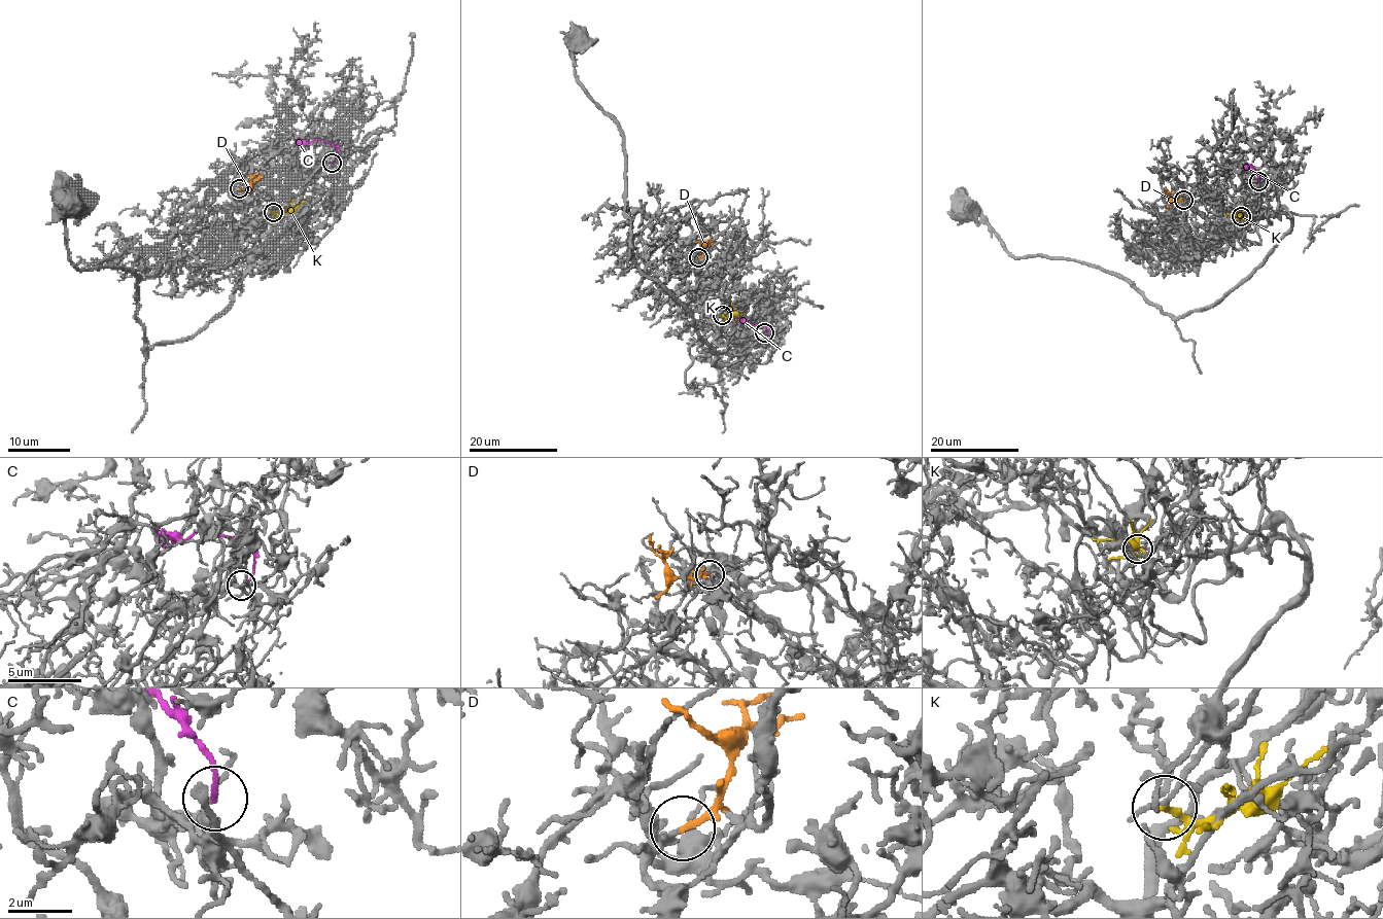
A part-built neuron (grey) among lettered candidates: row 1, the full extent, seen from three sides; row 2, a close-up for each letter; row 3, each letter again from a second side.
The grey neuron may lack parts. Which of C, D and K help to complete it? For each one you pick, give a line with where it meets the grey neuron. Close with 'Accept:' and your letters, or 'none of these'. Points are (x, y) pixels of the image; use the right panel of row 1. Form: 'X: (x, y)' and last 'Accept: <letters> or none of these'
D: (1183, 200)
Accept: D

